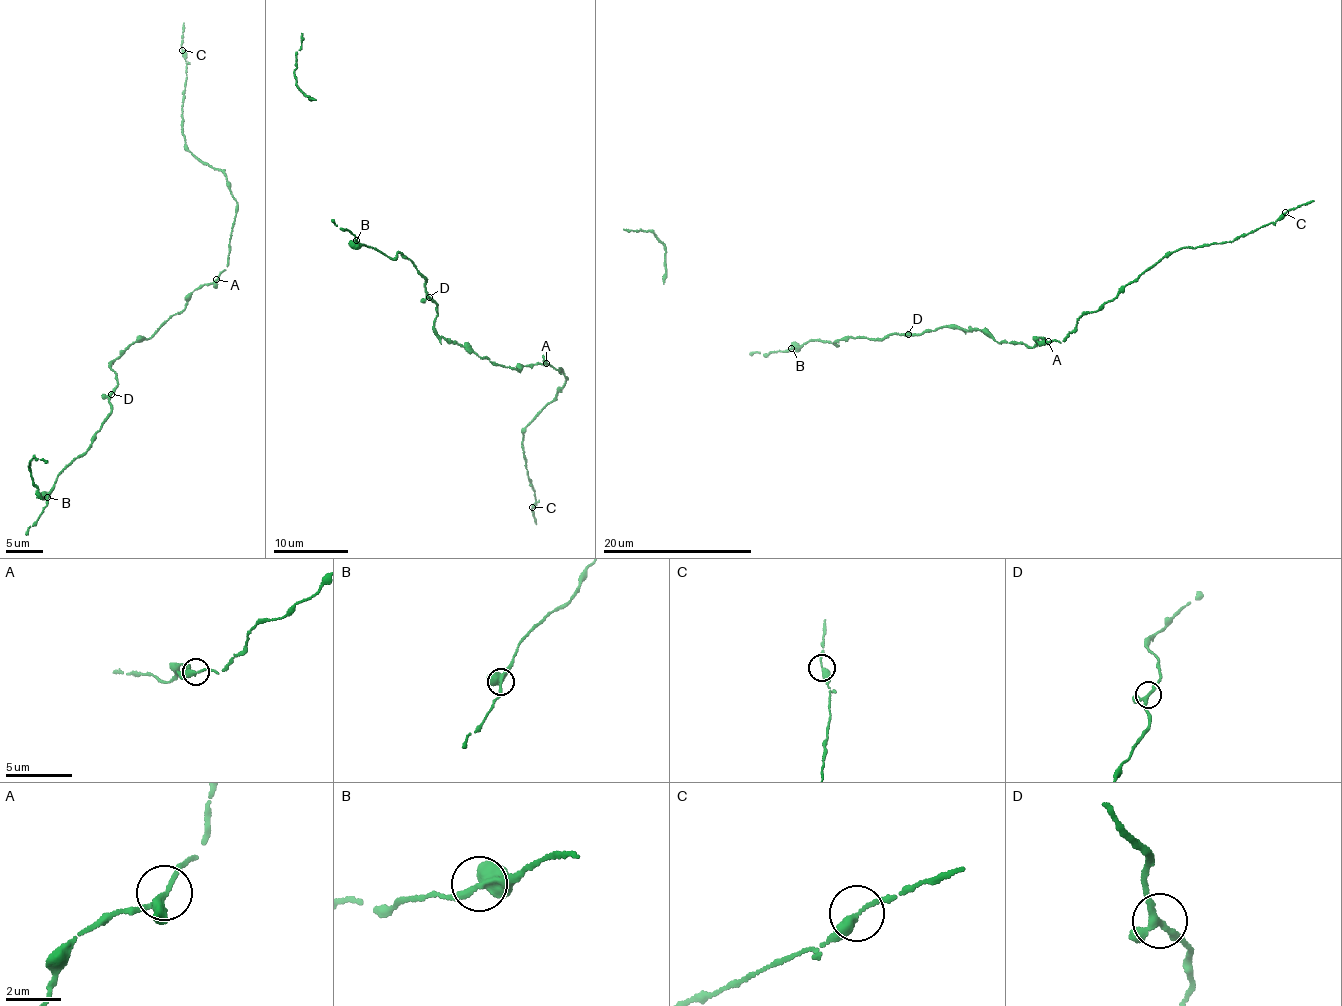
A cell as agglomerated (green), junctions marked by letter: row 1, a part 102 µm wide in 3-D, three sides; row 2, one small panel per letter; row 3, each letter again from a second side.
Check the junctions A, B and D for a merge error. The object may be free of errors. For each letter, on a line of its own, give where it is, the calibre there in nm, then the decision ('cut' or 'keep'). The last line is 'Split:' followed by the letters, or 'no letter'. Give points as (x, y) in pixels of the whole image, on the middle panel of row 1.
A: (546, 363) | 260 nm | keep
B: (356, 240) | 360 nm | keep
D: (429, 297) | 240 nm | keep
Split: no letter

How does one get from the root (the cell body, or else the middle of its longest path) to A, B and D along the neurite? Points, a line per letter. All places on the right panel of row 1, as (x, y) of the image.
A: (968, 331), (980, 330), (998, 342), (1023, 344), (1028, 348), (1040, 337), (1048, 341)
B: (968, 331), (957, 326), (875, 340), (850, 336), (836, 344), (818, 338), (792, 347)
D: (968, 331), (957, 326), (908, 334)

